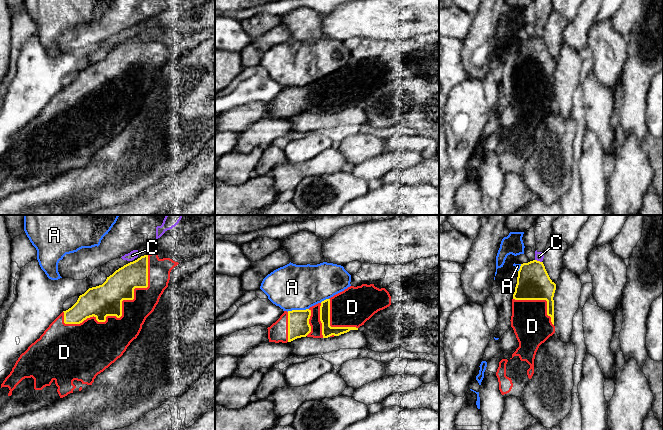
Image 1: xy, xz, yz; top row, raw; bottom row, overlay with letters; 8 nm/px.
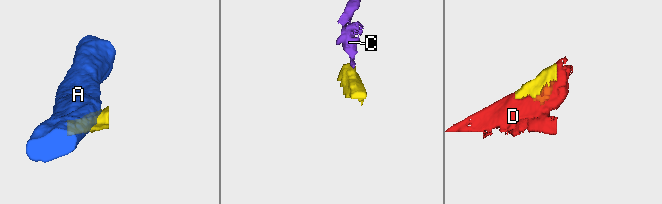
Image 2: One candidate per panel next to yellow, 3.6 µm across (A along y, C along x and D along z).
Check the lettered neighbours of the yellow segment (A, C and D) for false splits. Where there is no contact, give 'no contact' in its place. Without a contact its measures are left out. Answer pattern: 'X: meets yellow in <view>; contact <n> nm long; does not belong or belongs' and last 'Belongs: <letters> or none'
A: meets yellow in xz; contact 180 nm long; does not belong
C: meets yellow in yz; contact 60 nm long; does not belong
D: meets yellow in xy; contact 850 nm long; belongs
Belongs: D

